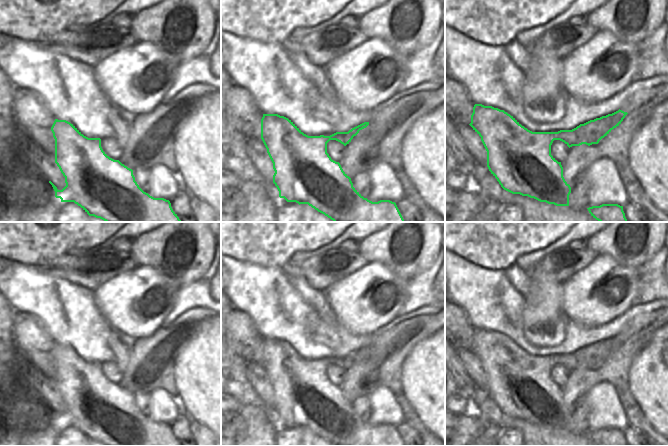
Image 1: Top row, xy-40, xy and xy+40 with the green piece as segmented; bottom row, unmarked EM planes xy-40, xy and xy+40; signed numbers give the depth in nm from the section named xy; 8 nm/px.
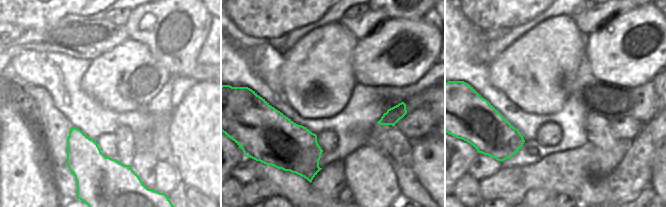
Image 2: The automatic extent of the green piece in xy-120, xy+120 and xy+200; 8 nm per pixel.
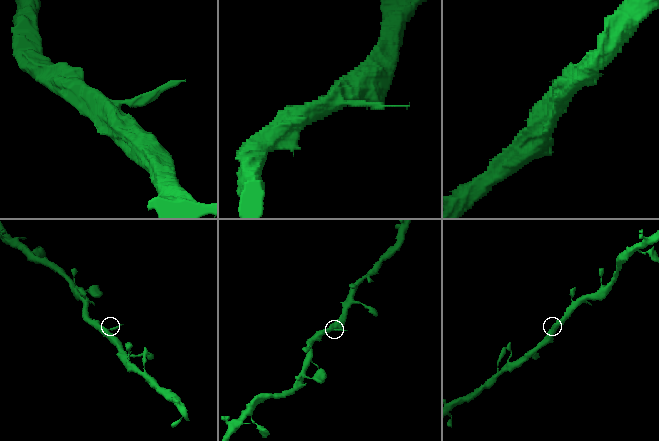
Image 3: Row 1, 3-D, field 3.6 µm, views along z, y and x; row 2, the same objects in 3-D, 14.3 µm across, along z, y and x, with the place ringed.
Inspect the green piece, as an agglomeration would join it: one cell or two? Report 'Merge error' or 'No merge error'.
No merge error

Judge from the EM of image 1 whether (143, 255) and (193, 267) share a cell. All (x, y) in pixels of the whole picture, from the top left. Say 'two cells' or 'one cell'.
one cell

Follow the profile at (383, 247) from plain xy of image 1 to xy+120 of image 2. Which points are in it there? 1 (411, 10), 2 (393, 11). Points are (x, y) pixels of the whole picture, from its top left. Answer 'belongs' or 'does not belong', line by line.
1: belongs
2: belongs

